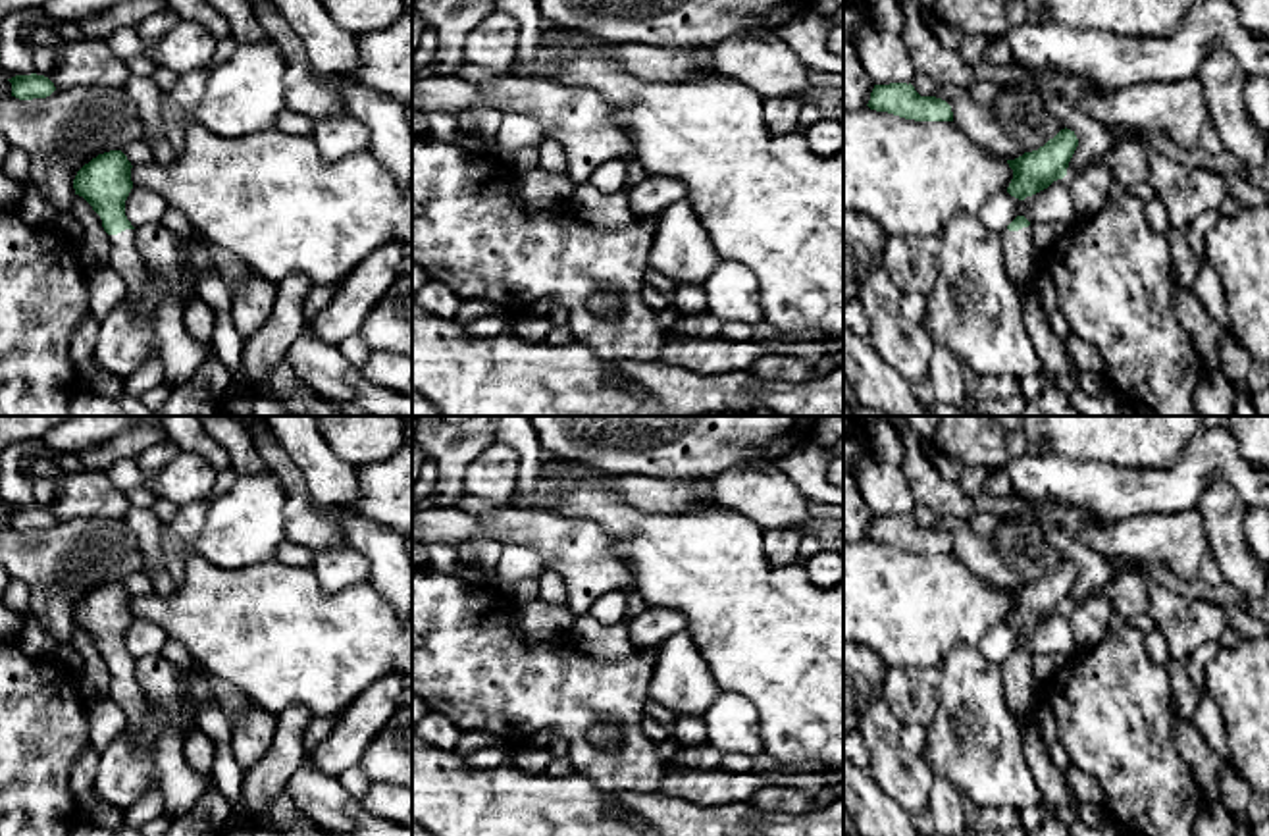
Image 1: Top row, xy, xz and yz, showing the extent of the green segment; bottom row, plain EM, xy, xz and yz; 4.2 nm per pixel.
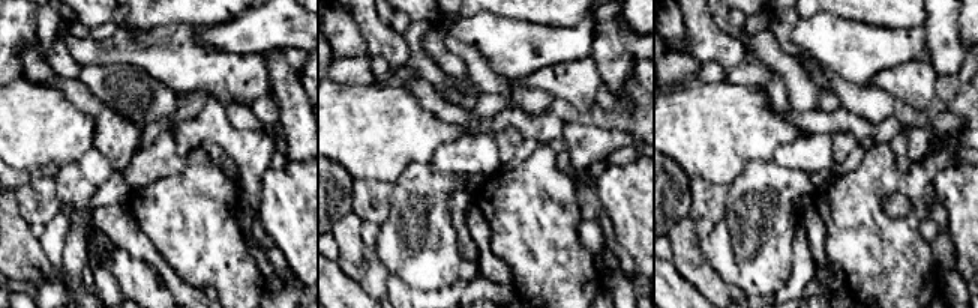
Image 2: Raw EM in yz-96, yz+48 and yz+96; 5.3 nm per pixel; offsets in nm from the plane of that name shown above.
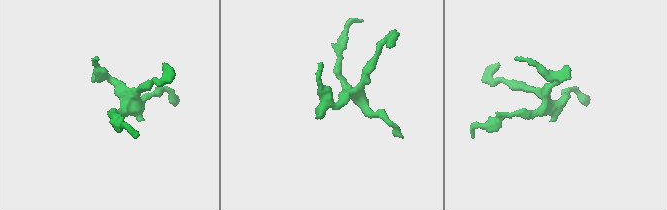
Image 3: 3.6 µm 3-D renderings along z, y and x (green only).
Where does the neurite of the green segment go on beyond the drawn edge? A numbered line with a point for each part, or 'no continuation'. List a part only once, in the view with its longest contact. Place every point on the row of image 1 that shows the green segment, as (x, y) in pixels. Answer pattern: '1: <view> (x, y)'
1: xy (124, 259)

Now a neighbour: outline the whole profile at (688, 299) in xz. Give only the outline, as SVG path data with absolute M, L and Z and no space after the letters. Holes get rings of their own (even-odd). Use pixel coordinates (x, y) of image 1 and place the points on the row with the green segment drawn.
M676 285L670 299L680 314L709 314L709 300L703 285Z

